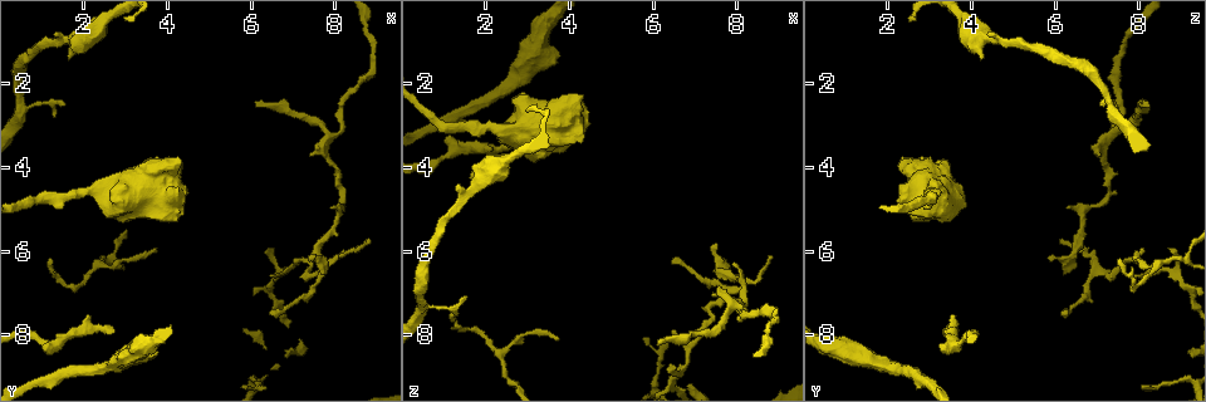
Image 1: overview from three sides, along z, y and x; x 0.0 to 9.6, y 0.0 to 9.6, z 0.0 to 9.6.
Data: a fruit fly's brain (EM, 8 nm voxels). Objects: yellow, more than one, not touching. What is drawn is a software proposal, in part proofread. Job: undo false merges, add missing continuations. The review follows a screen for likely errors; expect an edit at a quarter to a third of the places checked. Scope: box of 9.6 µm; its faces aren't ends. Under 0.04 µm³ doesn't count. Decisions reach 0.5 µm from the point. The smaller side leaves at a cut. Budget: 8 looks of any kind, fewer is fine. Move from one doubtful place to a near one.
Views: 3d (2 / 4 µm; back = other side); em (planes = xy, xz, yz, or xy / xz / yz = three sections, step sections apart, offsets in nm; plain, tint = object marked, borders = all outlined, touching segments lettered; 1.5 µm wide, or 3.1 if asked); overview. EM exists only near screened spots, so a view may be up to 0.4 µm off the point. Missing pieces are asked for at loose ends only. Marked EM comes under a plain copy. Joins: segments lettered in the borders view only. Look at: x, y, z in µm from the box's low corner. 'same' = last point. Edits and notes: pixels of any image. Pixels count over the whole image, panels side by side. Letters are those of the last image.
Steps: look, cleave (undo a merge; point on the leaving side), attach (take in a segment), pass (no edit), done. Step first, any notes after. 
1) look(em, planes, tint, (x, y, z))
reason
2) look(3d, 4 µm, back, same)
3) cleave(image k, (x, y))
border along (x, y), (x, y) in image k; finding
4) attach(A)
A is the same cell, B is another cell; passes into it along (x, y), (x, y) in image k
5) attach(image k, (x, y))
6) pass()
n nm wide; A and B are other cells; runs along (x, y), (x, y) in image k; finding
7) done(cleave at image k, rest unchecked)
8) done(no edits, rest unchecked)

look(em, planes, borders, (1.55, 2.55, 7.15))
thin end

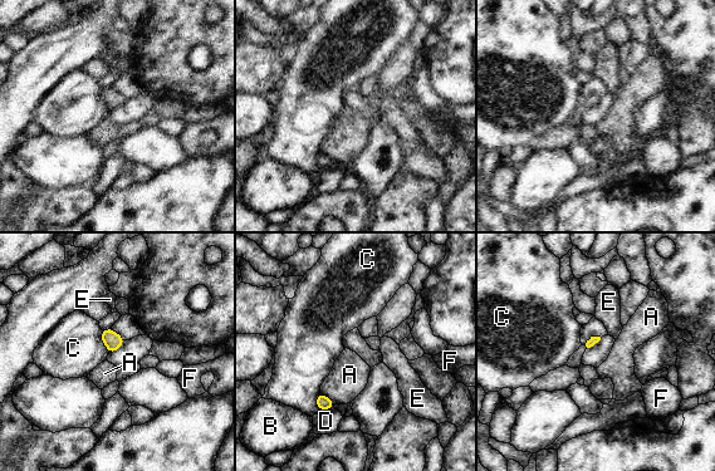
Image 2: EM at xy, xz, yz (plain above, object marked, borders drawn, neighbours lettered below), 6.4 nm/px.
pass()
A, B, C, D, E and F are other cells; border along (321, 392), (334, 403) in image 2; no lettered segment goes on from it

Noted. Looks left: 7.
look(em, planes, tint, (8.90, 5.75, 6.15))
thin end

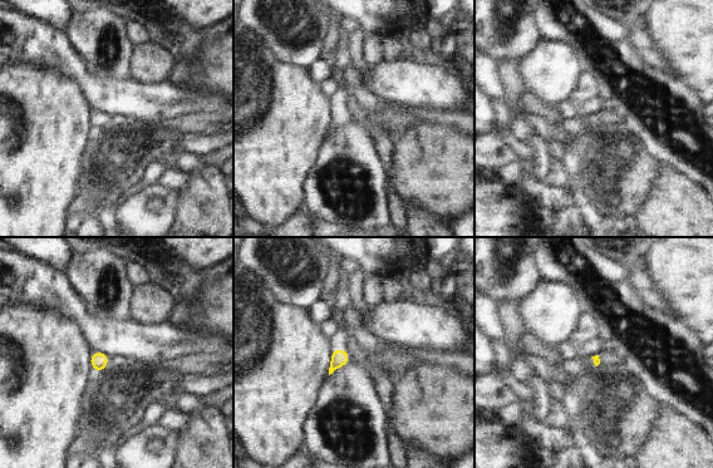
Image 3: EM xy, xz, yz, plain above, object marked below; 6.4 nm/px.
look(em, planes, borders, same)
what lies round it

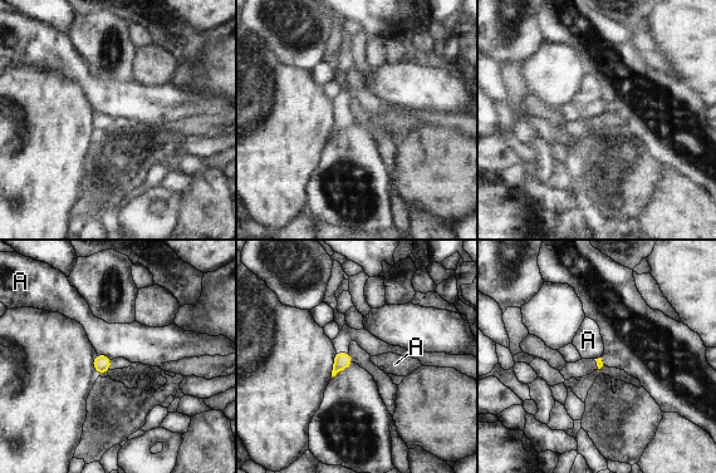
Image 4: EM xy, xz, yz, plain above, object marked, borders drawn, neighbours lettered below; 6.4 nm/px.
pass()
A is another cell; border along (98, 354), (106, 354), (111, 359) in image 4; none of them fits

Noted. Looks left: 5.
look(3d, 4 µm, (6.10, 2.40, 8.25))
thin end

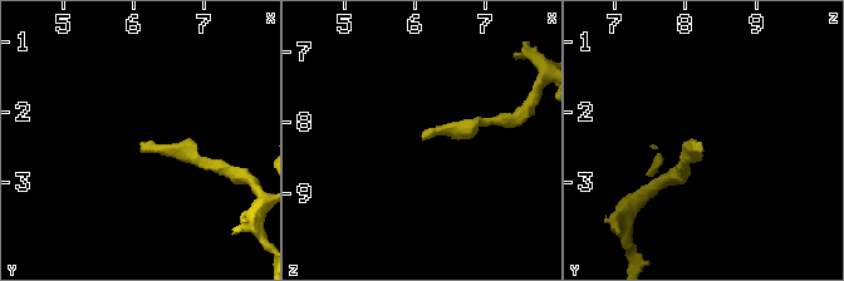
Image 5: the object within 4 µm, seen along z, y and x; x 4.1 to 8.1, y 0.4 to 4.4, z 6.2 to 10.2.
look(em, xz, step 8, borders, (6.15, 2.45, 8.25))

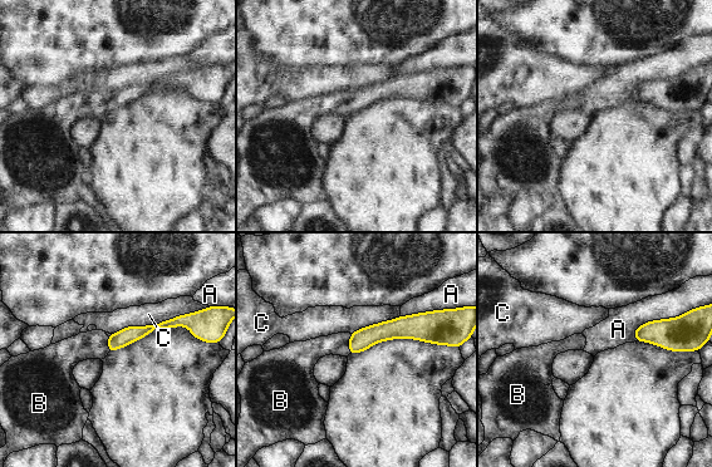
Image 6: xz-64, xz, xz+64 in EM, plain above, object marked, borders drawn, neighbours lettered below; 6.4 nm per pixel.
look(em, planes, borders, same)

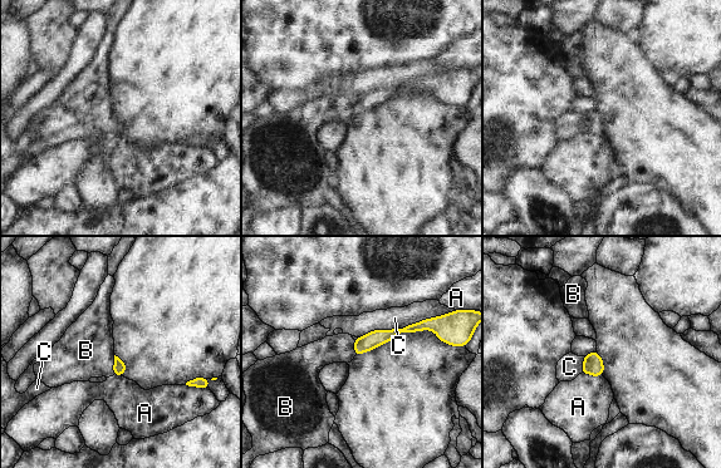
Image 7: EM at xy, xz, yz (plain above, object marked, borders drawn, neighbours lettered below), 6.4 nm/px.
attach(image 7, (86, 350))
C touches over 550 nm; B is the same cell, A and C are other cells; passes into it along (119, 366), (113, 365), (86, 350) in image 7; it goes on there

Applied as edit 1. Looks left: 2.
done(attach at image 7, rest unchecked)

